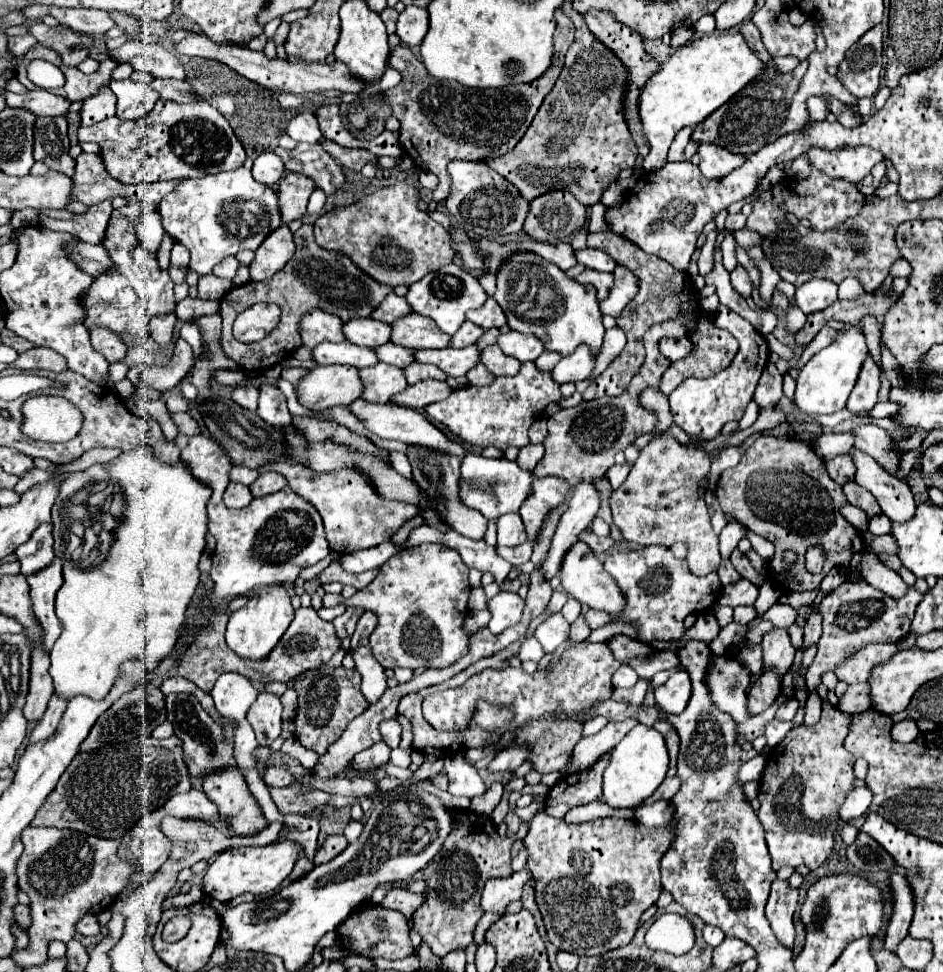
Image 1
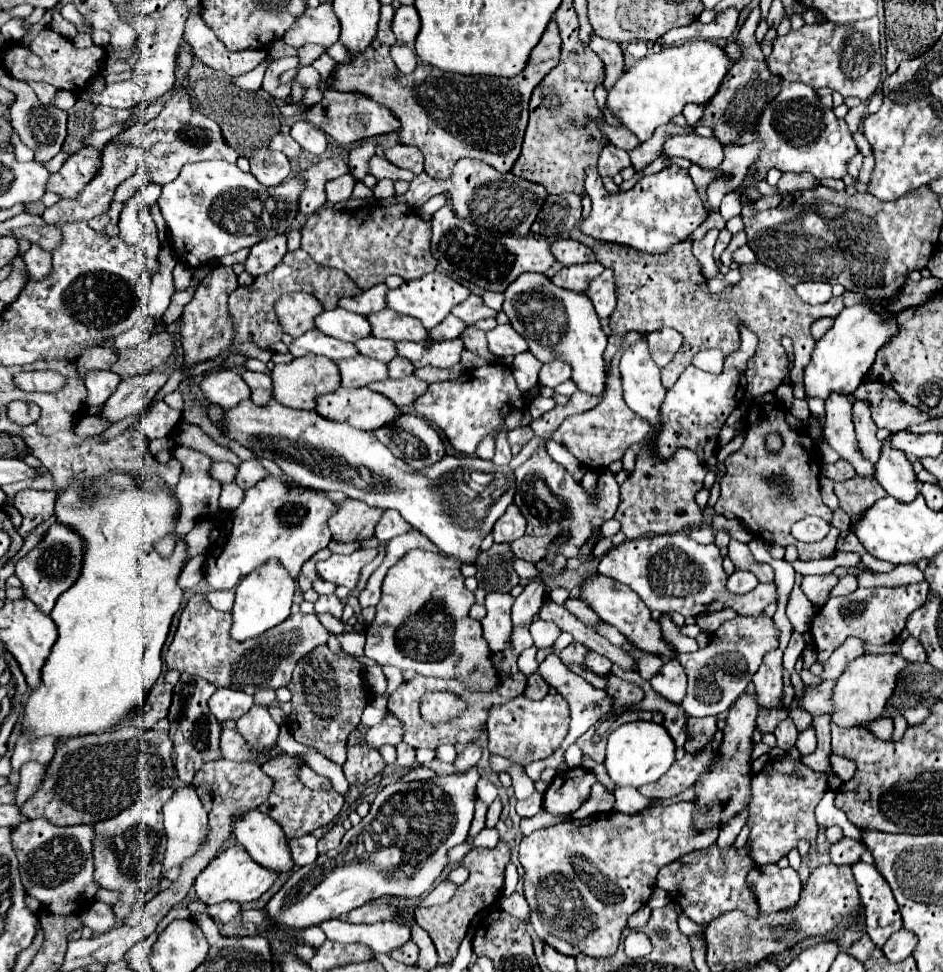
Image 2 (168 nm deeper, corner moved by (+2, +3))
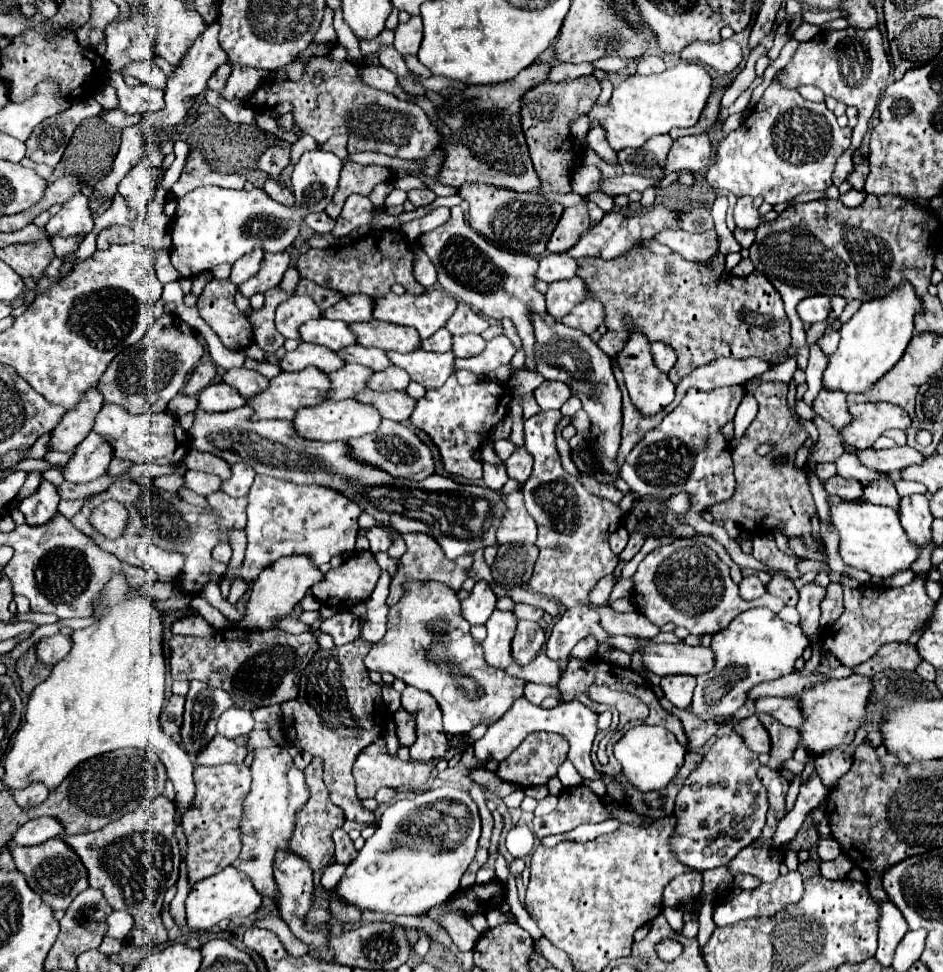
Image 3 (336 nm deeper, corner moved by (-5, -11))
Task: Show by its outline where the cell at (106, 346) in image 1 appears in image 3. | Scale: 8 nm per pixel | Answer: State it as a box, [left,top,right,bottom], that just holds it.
[49,388,103,452]

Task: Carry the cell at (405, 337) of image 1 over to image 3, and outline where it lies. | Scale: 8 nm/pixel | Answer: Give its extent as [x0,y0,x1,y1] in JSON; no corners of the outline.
[349,320,419,352]

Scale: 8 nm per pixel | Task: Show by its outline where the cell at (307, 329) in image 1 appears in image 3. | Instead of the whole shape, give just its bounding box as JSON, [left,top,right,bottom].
[275,296,319,340]

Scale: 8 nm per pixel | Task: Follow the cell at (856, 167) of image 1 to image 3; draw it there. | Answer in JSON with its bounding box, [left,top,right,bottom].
[705,78,851,206]

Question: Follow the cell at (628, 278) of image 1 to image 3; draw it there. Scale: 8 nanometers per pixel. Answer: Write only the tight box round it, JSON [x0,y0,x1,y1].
[561,300,605,334]

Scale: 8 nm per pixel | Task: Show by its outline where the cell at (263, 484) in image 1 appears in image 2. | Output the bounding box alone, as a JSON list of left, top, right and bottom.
[236,460,268,490]

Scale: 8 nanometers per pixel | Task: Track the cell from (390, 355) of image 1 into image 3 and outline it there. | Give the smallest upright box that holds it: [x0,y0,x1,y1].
[337,344,391,370]

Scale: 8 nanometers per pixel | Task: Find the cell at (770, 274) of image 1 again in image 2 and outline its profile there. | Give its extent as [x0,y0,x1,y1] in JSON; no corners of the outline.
[734,246,756,264]

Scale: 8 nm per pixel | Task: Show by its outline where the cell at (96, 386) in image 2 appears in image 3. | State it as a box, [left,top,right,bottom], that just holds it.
[93,404,189,466]

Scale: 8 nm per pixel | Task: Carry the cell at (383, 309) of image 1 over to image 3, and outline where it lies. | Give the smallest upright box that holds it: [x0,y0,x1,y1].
[321,294,373,324]

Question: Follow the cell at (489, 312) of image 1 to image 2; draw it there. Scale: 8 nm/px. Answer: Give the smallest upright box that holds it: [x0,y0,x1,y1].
[452,294,498,326]

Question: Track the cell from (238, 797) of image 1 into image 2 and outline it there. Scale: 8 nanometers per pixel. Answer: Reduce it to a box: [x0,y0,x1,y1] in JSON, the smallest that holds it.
[232,808,294,872]

